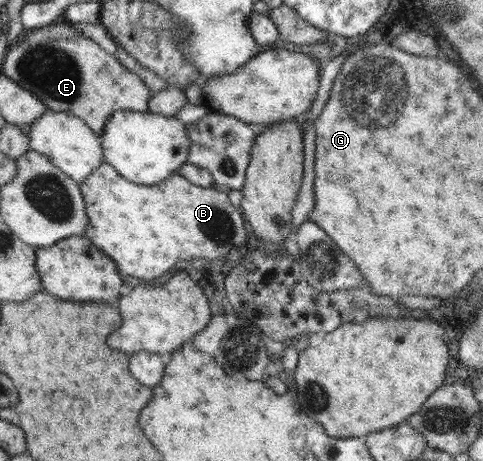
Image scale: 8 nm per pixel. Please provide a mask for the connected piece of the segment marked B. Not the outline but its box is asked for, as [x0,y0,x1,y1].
[78,162,250,281]

